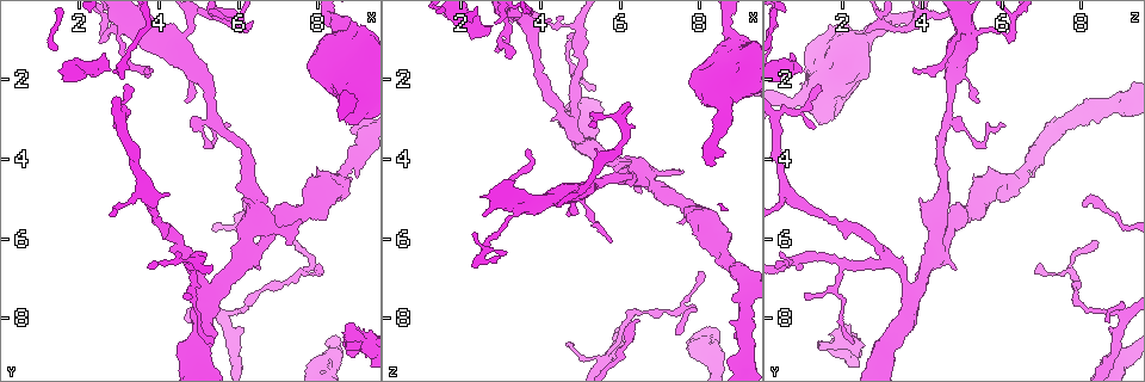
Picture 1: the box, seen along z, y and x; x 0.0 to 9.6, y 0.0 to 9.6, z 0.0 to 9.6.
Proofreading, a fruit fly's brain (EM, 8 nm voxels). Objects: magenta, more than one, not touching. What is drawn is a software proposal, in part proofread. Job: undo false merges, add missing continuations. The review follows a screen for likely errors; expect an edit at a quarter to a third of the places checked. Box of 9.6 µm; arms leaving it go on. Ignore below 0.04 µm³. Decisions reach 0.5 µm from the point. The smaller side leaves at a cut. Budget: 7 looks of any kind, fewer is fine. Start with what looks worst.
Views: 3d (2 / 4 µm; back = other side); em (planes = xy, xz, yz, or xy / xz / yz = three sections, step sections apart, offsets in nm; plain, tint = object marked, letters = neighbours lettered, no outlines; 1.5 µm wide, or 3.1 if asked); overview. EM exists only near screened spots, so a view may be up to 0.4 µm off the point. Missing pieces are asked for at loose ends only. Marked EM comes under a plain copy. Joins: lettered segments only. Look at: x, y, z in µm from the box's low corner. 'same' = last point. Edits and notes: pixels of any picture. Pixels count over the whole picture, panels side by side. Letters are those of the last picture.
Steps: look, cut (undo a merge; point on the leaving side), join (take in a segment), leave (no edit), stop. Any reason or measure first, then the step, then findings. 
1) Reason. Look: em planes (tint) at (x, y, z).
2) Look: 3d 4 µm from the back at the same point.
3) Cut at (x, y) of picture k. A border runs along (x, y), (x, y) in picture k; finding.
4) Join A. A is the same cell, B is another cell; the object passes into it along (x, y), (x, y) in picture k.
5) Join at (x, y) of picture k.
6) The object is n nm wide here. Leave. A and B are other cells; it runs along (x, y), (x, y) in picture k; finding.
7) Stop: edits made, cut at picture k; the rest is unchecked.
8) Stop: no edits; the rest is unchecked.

Arms part here. Look: 3d 4 µm at (4.75, 6.50, 3.15).

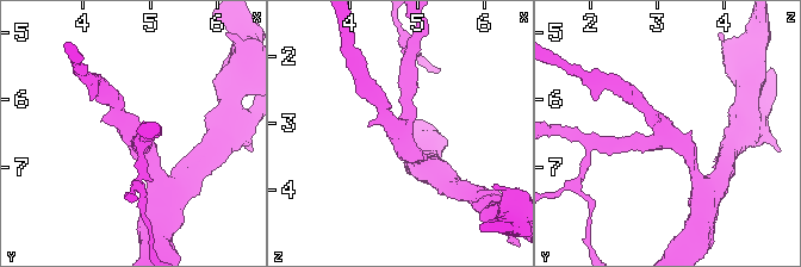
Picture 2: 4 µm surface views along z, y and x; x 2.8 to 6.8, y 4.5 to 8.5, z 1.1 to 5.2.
Look: em planes (tint) at (4.75, 6.60, 3.15).

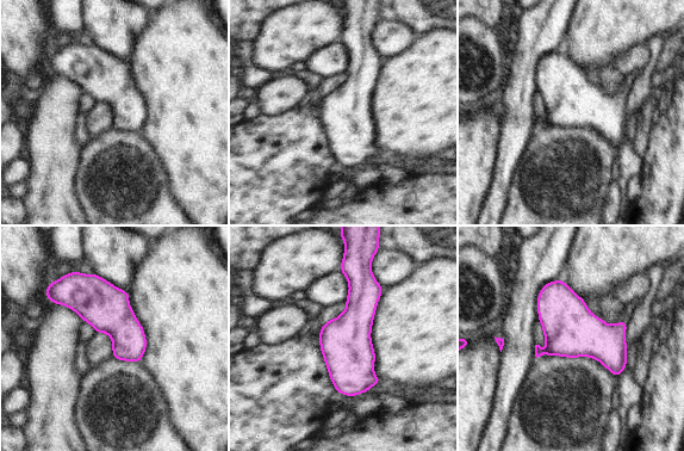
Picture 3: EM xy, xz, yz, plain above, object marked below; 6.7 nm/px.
Look: em planes (letters) at the same point.

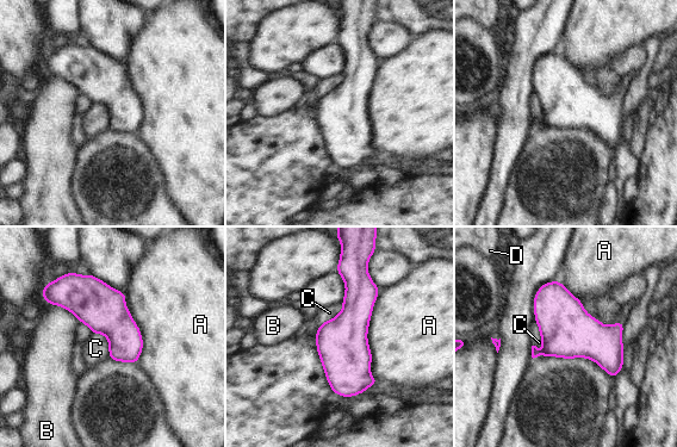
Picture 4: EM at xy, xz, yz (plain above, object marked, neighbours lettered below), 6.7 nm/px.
Leave. A, B, C and D are other cells; a border runs along (93, 333), (106, 337), (107, 355) in picture 4; continuous, no second cell.

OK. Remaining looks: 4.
Look: 3d 4 µm at (3.70, 1.75, 3.80).

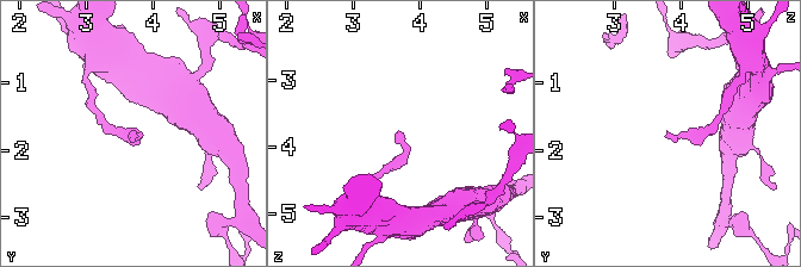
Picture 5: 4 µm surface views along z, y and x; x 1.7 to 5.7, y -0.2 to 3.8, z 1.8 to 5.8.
Look: em planes (letters) at (3.65, 1.70, 3.80).

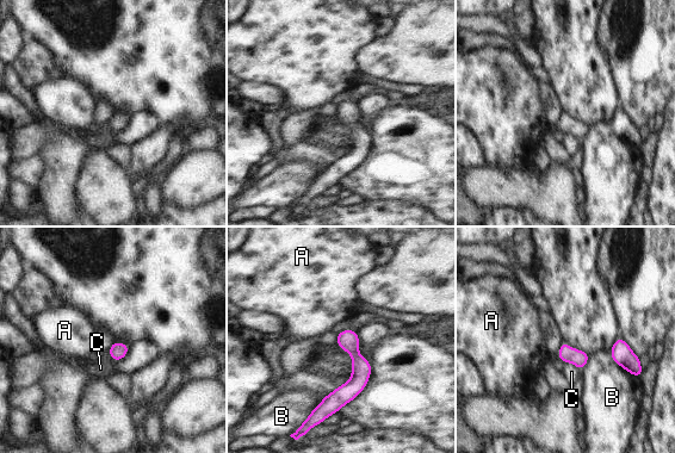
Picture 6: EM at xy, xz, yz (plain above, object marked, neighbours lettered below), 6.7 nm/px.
Leave. A, B and C are other cells; a border runs along (565, 361), (573, 362), (580, 370) in picture 6; no lettered segment goes on from it.

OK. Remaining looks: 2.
Calibre changes. Look: 3d 4 µm from the back at (8.80, 2.50, 0.95).

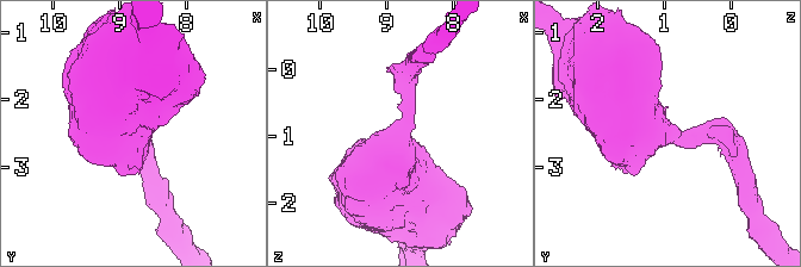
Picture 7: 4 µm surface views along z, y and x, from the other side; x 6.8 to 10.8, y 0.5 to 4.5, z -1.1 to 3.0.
Look: em yz step 8 (letters) at (8.80, 2.55, 0.95).

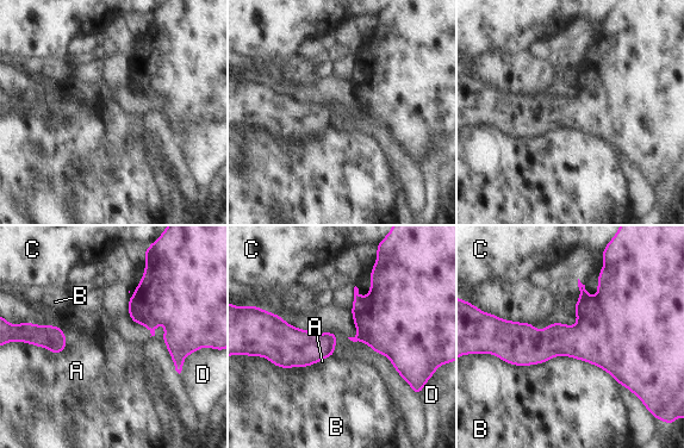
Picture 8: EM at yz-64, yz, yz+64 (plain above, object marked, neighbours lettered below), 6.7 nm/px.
Leave. A, B, C and D are other cells; a border runs along (491, 353), (567, 355), (617, 383) in picture 8; all the same cell.

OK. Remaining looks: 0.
Stop: no edits; the rest is unchecked.

